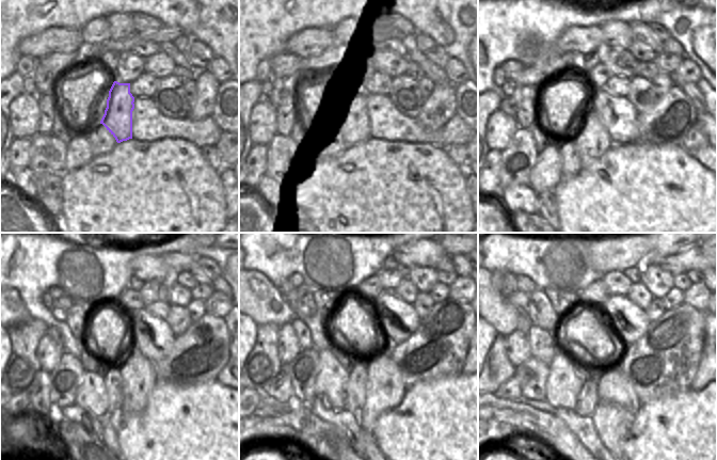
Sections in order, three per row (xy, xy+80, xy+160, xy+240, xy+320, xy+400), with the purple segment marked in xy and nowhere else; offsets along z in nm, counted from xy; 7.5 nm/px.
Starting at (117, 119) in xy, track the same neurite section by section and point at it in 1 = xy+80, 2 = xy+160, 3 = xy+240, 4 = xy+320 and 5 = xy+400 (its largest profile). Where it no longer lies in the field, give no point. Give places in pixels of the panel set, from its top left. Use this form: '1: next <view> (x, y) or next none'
1: next xy+80 (355, 124)
2: next xy+160 (592, 140)
3: next xy+240 (128, 396)
4: next xy+320 (371, 401)
5: next xy+400 (616, 409)

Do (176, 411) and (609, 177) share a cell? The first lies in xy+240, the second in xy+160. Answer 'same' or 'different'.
same

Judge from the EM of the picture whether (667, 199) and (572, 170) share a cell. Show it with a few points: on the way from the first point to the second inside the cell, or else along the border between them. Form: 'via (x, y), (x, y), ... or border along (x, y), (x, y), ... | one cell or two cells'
border along (582, 168), (576, 174), (563, 178) | two cells

